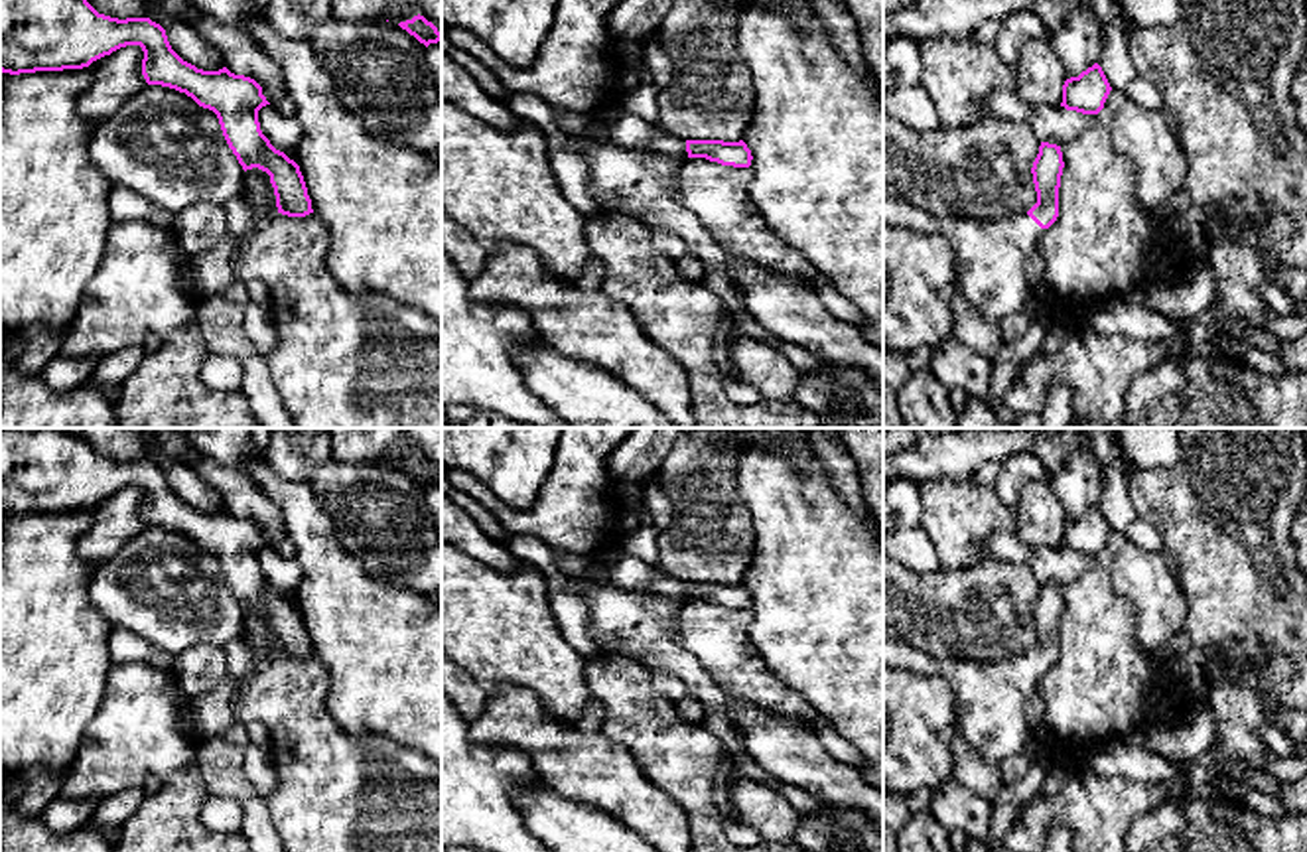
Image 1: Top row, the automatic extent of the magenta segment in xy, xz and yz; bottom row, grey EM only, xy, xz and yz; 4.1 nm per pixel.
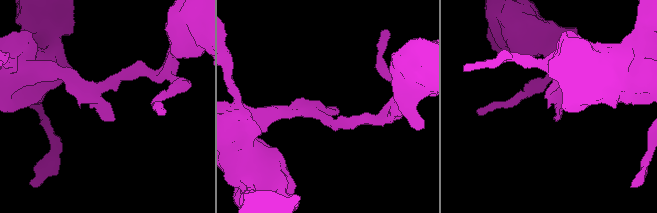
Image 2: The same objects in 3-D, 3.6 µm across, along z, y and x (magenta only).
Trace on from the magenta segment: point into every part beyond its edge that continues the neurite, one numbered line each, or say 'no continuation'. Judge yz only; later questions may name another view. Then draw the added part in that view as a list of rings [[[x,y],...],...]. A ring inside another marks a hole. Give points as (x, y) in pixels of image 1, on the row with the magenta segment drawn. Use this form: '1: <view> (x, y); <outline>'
1: yz (990, 255); [[[883,197],[883,225],[942,237],[954,250],[960,292],[986,321],[999,323],[1023,312],[1025,256],[1047,231],[1027,213],[994,221],[936,217],[909,201]]]

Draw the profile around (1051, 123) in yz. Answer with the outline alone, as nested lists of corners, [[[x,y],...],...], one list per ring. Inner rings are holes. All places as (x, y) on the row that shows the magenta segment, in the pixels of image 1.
[[[1033,105],[1033,114],[1029,124],[1039,138],[1039,142],[1049,142],[1065,146],[1076,140],[1084,130],[1096,122],[1096,114],[1082,114],[1076,110],[1066,110],[1061,105]]]

